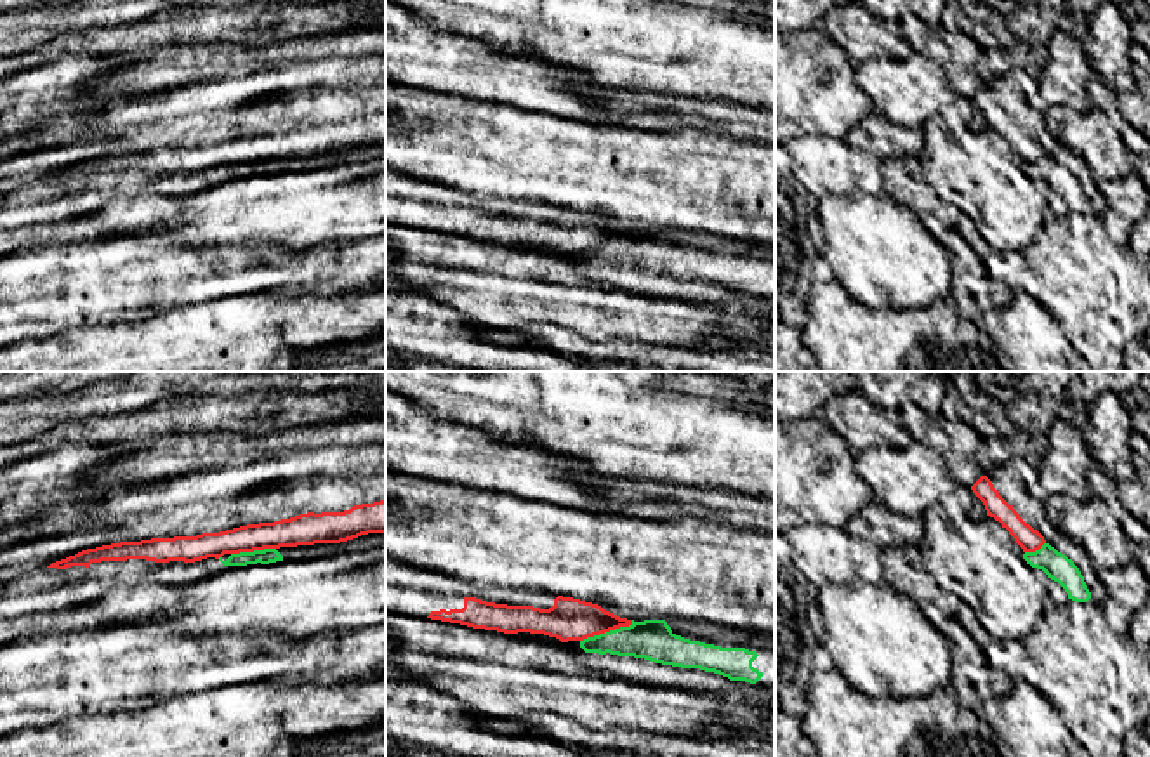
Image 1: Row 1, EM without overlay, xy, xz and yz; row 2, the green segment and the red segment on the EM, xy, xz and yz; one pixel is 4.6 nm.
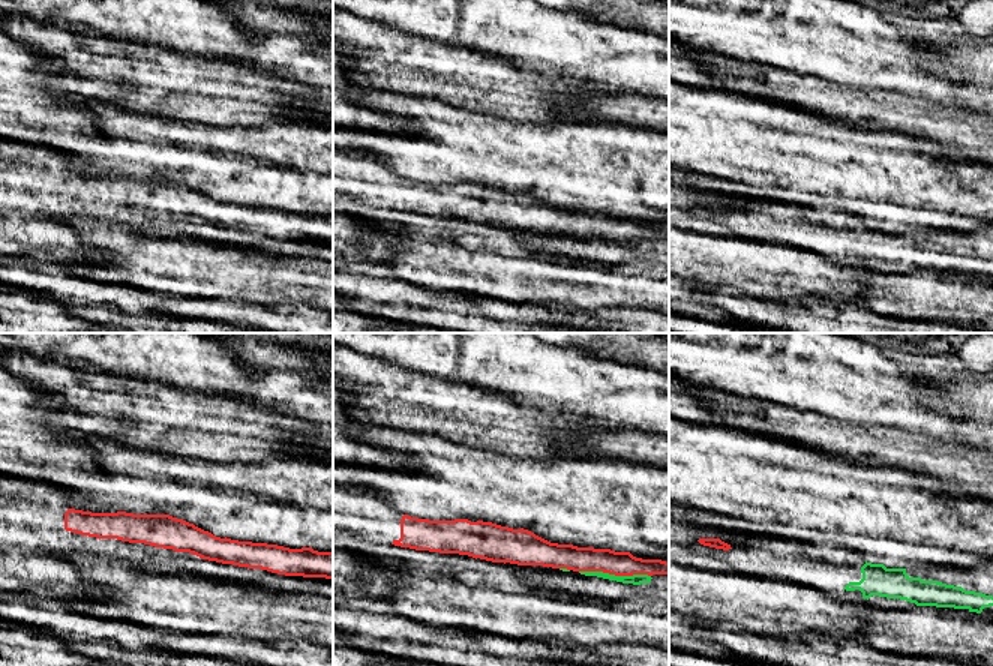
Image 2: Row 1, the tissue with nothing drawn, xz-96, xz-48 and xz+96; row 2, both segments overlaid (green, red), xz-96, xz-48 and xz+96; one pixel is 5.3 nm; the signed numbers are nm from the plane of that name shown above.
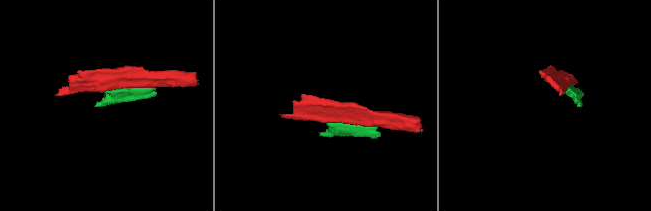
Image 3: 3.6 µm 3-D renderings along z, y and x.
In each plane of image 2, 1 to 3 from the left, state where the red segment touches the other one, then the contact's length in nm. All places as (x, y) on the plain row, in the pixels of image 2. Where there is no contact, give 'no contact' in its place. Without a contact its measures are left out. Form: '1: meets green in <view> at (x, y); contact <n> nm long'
1: no contact
2: meets green in xz-48 at (614, 239); contact 380 nm long
3: no contact

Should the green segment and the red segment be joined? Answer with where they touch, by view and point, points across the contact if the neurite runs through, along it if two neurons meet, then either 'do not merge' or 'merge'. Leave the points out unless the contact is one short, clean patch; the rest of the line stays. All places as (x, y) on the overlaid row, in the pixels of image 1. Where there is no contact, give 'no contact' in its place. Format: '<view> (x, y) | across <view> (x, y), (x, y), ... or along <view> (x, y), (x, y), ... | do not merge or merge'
xz (607, 632) | do not merge

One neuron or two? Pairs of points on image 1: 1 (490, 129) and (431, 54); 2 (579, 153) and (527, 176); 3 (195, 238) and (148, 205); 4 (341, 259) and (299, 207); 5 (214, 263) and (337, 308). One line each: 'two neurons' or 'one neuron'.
1: two neurons
2: two neurons
3: one neuron
4: two neurons
5: two neurons

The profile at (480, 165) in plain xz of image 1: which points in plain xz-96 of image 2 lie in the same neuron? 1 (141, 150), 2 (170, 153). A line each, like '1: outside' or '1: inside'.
1: outside
2: outside

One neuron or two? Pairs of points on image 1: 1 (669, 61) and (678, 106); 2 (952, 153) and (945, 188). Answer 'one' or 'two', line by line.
1: two
2: one

